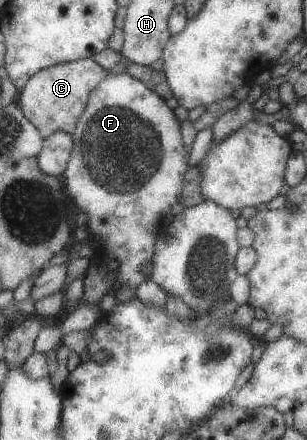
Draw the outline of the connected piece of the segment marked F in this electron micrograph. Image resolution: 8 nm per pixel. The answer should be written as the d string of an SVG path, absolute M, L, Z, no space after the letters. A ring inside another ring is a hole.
M107 72L107 77L91 91L87 107L85 107L85 111L83 111L81 117L79 117L79 121L77 121L77 125L73 130L72 152L63 175L65 176L65 191L69 194L77 207L88 216L87 227L89 233L91 233L91 236L100 237L100 249L102 250L100 257L111 257L111 259L119 261L119 269L117 269L117 273L113 273L113 275L115 275L115 279L113 279L113 284L115 284L114 288L112 288L113 291L123 285L127 286L129 289L137 289L141 283L150 279L150 276L142 271L142 267L146 263L153 261L155 248L157 247L157 237L159 237L159 233L161 233L159 227L161 227L161 224L165 223L167 217L170 216L171 208L175 203L179 203L179 197L181 197L181 193L183 193L183 191L181 191L181 189L183 189L183 175L185 175L187 169L191 168L187 161L187 151L185 151L185 147L183 147L183 139L180 134L180 121L177 120L173 110L167 105L166 101L151 89L147 88L145 83L134 79L131 75L128 75L127 72Z

